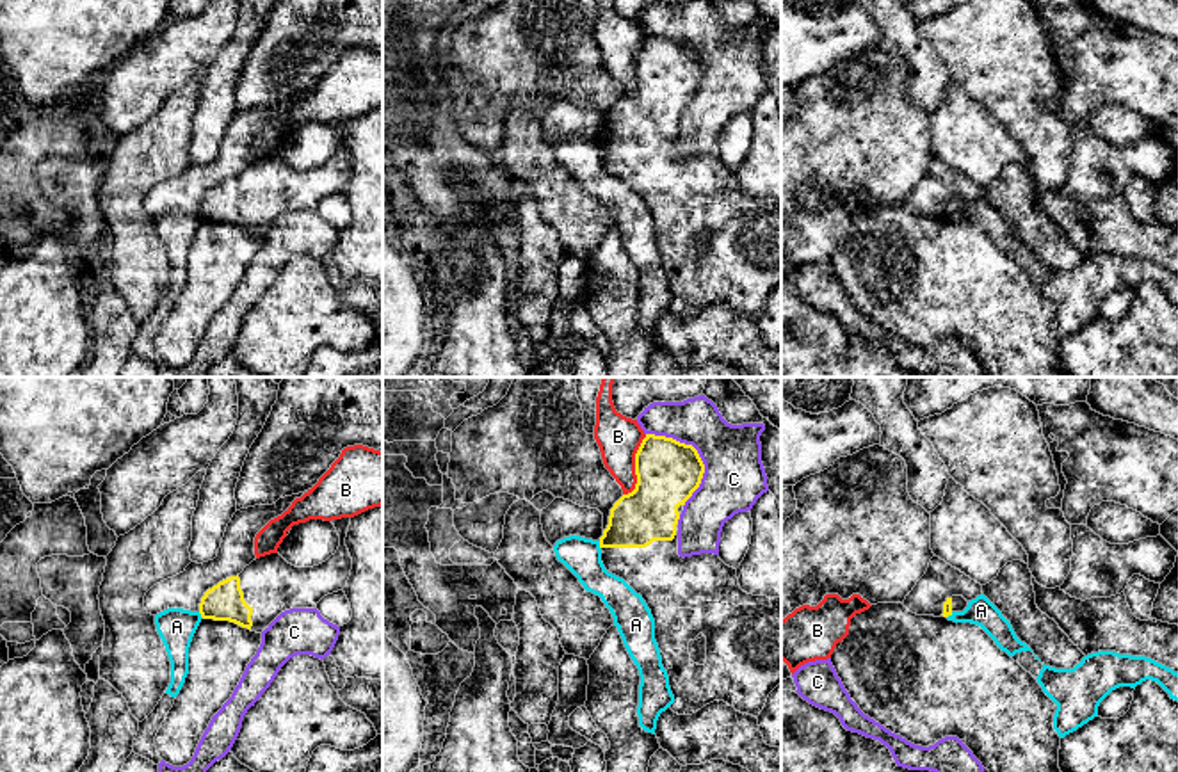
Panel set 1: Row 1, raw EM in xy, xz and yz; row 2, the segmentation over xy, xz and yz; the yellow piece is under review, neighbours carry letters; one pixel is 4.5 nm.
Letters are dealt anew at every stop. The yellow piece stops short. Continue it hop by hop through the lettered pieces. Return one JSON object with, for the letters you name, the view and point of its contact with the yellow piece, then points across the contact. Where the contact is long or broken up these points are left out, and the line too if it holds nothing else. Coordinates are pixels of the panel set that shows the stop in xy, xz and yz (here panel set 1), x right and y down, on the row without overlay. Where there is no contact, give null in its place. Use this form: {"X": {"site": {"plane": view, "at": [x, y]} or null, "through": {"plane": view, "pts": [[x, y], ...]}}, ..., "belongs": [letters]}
{"belongs": []}

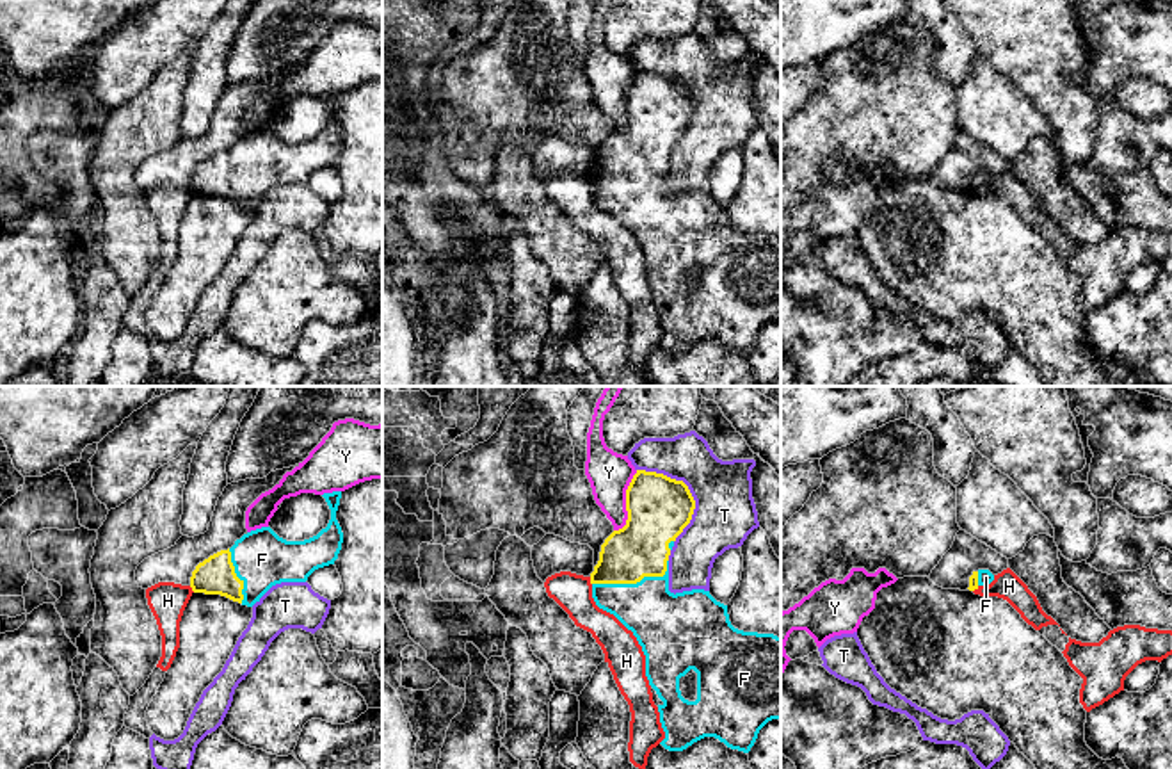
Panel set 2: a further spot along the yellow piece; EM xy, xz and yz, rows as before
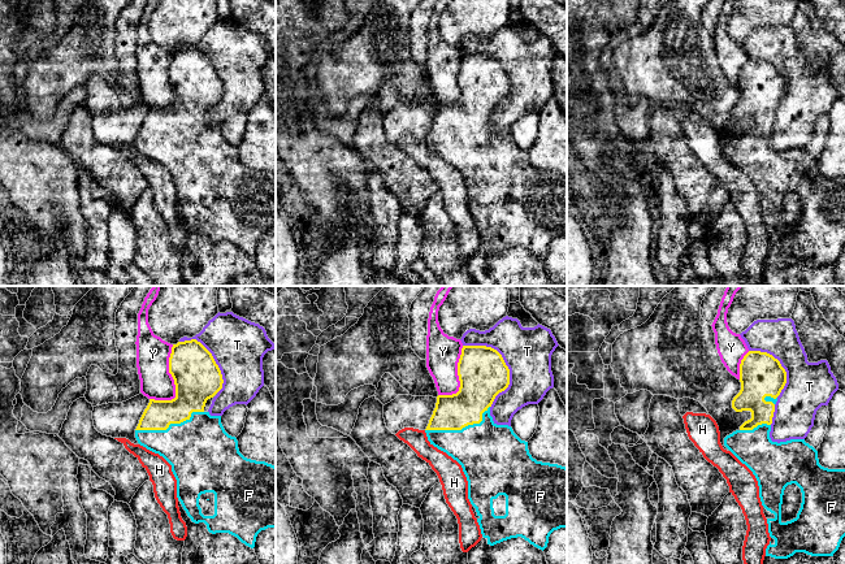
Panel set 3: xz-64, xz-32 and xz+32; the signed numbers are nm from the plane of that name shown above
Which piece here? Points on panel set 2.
{"F": {"site": {"plane": "xz", "at": [635, 184]}}, "belongs": ["F"]}

